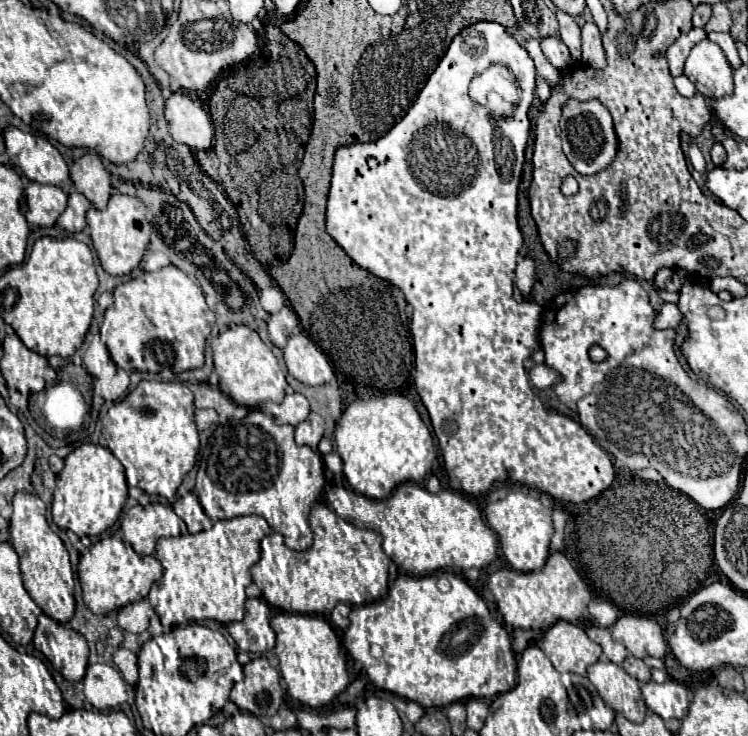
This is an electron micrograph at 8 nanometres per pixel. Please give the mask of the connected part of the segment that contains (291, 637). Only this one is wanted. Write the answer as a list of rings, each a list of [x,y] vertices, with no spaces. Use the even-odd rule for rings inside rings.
[[[282,612],[272,618],[270,624],[276,632],[274,652],[280,660],[280,672],[288,686],[286,690],[290,698],[310,708],[322,708],[332,702],[340,692],[344,692],[344,688],[348,686],[346,658],[334,628],[324,618]]]

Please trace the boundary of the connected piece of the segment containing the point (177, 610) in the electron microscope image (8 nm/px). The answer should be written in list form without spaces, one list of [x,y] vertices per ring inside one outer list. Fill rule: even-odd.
[[[238,516],[220,520],[208,532],[162,538],[156,546],[156,558],[164,566],[162,578],[152,586],[148,598],[158,612],[164,628],[186,624],[188,620],[236,622],[244,618],[246,586],[250,586],[250,568],[260,558],[260,540],[270,534],[262,516]]]

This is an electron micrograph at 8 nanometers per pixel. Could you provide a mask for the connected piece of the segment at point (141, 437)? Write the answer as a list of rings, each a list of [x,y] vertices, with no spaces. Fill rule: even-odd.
[[[140,382],[134,392],[124,400],[114,404],[108,414],[102,418],[104,430],[108,436],[108,448],[126,468],[128,486],[136,486],[146,494],[156,494],[170,498],[176,494],[182,478],[194,468],[198,456],[198,432],[194,424],[194,394],[188,386],[176,382]]]

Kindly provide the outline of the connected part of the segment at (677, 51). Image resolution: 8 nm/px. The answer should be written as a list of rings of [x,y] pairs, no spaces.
[[[692,28],[690,32],[682,34],[668,50],[666,50],[666,60],[668,60],[668,66],[670,66],[670,74],[672,76],[678,76],[682,74],[684,70],[684,62],[690,54],[690,50],[702,42],[706,38],[706,32],[702,28]]]

